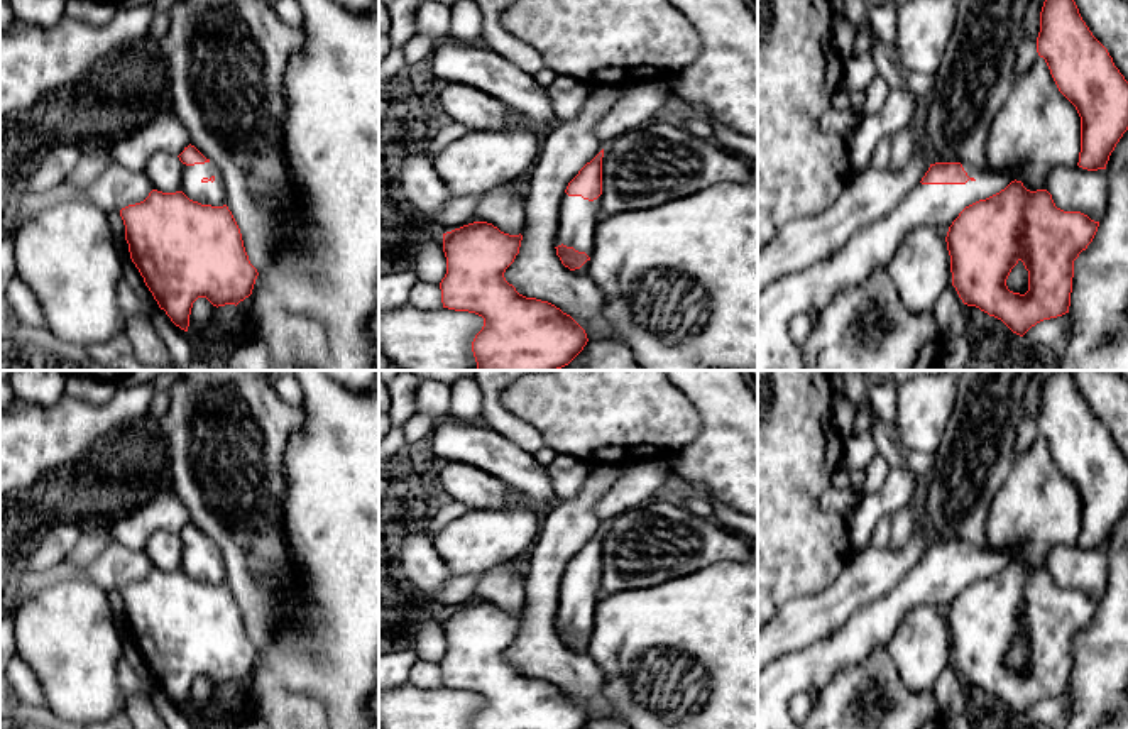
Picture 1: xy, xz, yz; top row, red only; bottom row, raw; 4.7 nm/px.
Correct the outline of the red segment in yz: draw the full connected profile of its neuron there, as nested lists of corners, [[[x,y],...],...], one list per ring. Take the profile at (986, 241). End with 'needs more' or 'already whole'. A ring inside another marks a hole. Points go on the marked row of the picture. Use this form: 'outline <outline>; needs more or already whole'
outline [[[956,159],[930,164],[922,181],[884,218],[854,232],[830,257],[775,279],[758,294],[758,370],[805,370],[802,348],[790,337],[790,320],[810,308],[820,311],[873,271],[888,269],[905,235],[920,225],[949,230],[945,242],[952,286],[962,303],[1001,320],[1023,337],[1037,323],[1069,313],[1074,260],[1092,242],[1099,222],[1057,208],[1047,189],[1027,189],[1015,171],[994,171],[988,164],[974,167]],[[1020,260],[1028,271],[1025,294],[1006,286]]]; needs more

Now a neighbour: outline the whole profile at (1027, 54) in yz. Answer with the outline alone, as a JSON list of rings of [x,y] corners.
[[[1023,36],[1020,47],[1016,51],[1016,61],[1015,61],[1015,76],[1013,81],[1021,78],[1037,61],[1037,39]]]

